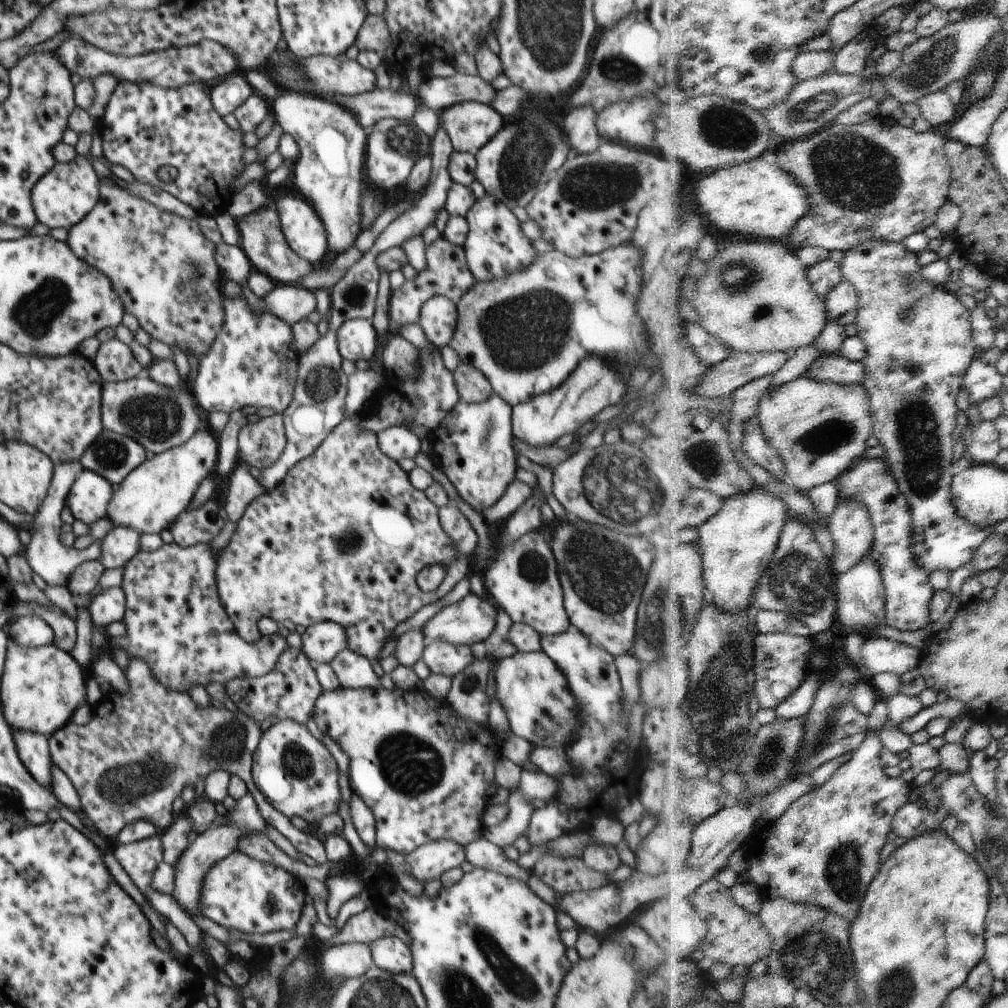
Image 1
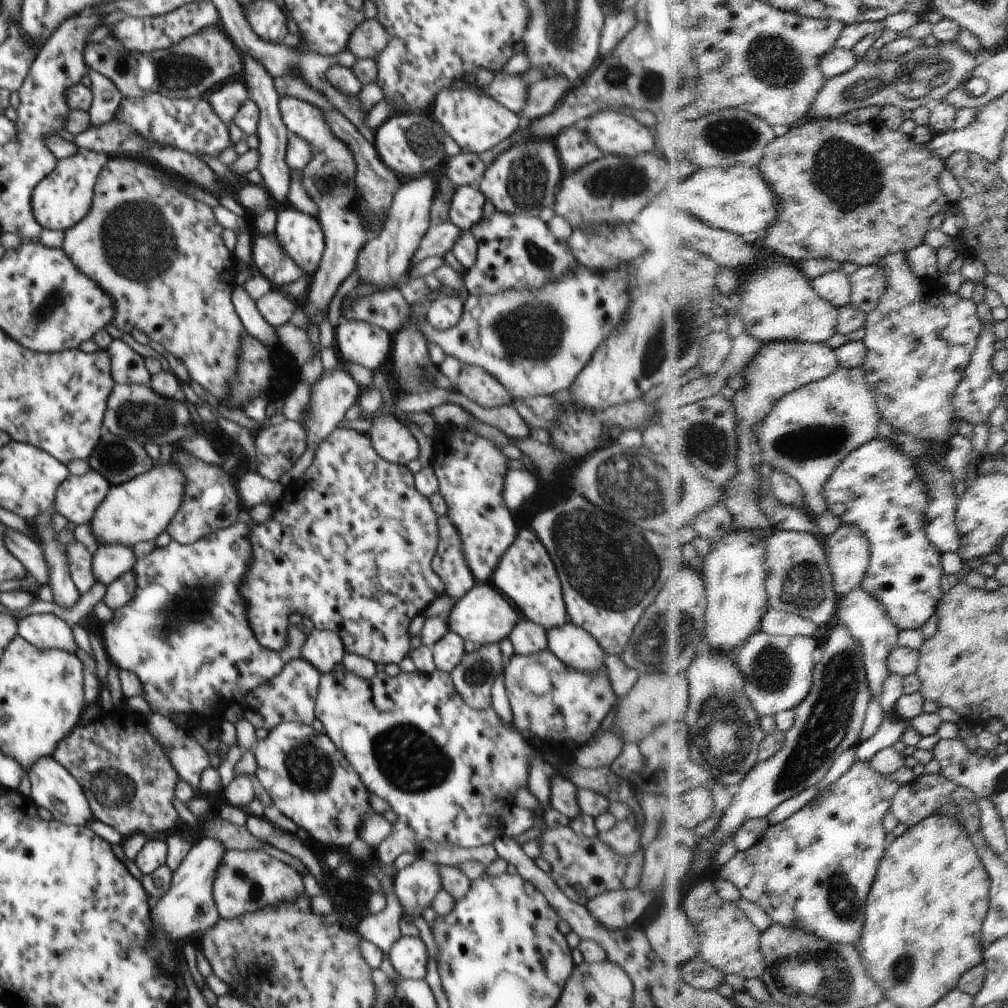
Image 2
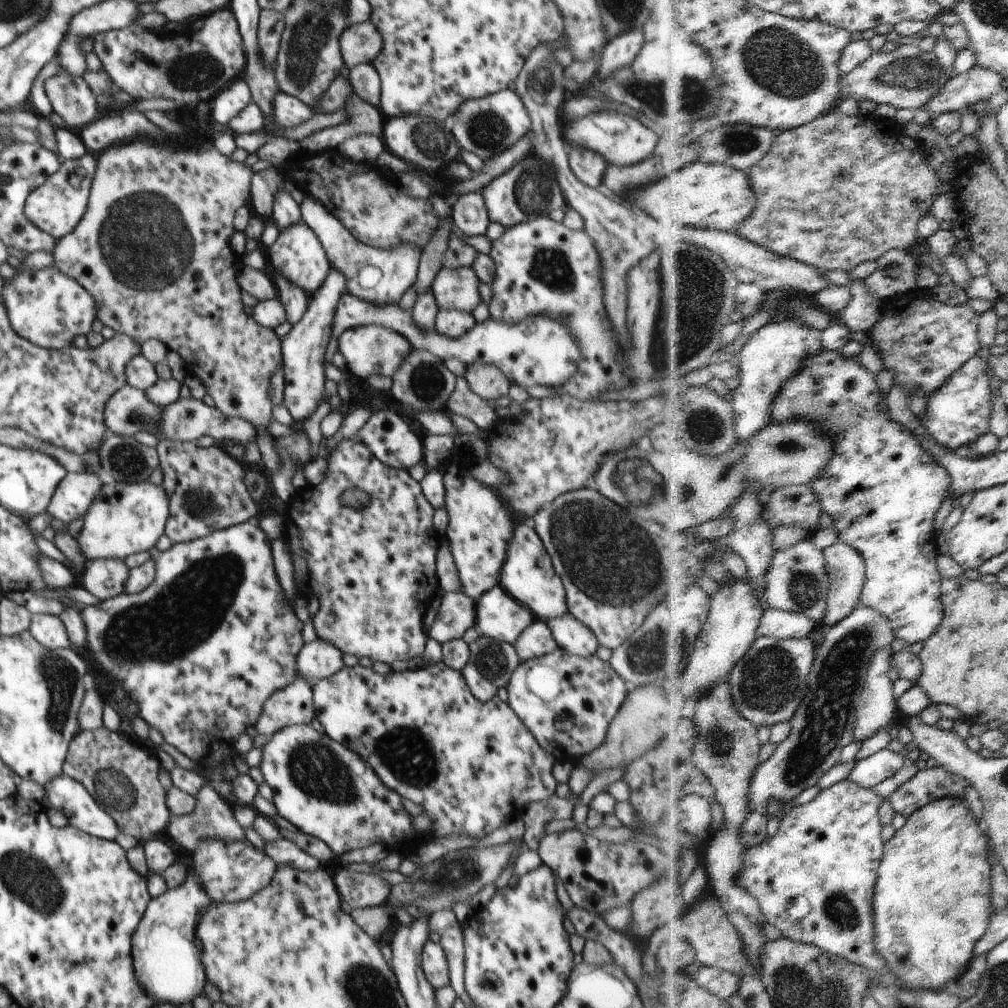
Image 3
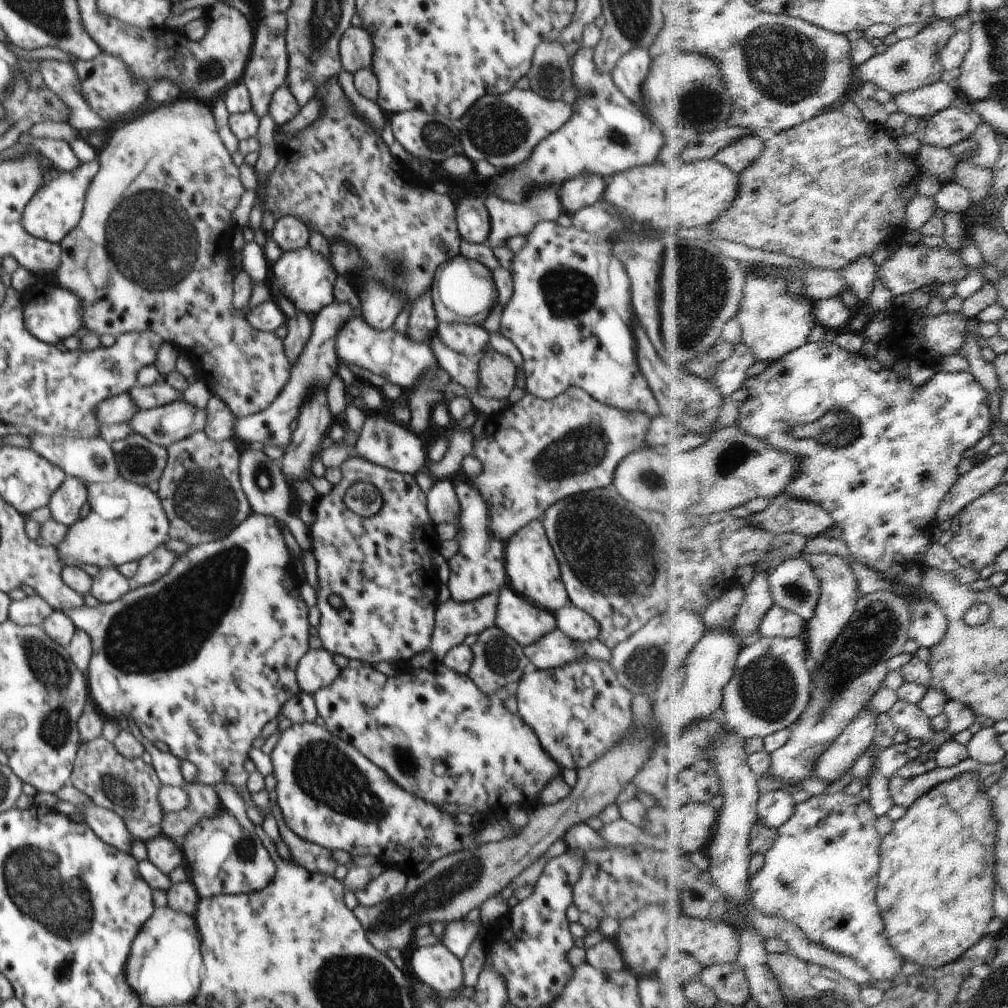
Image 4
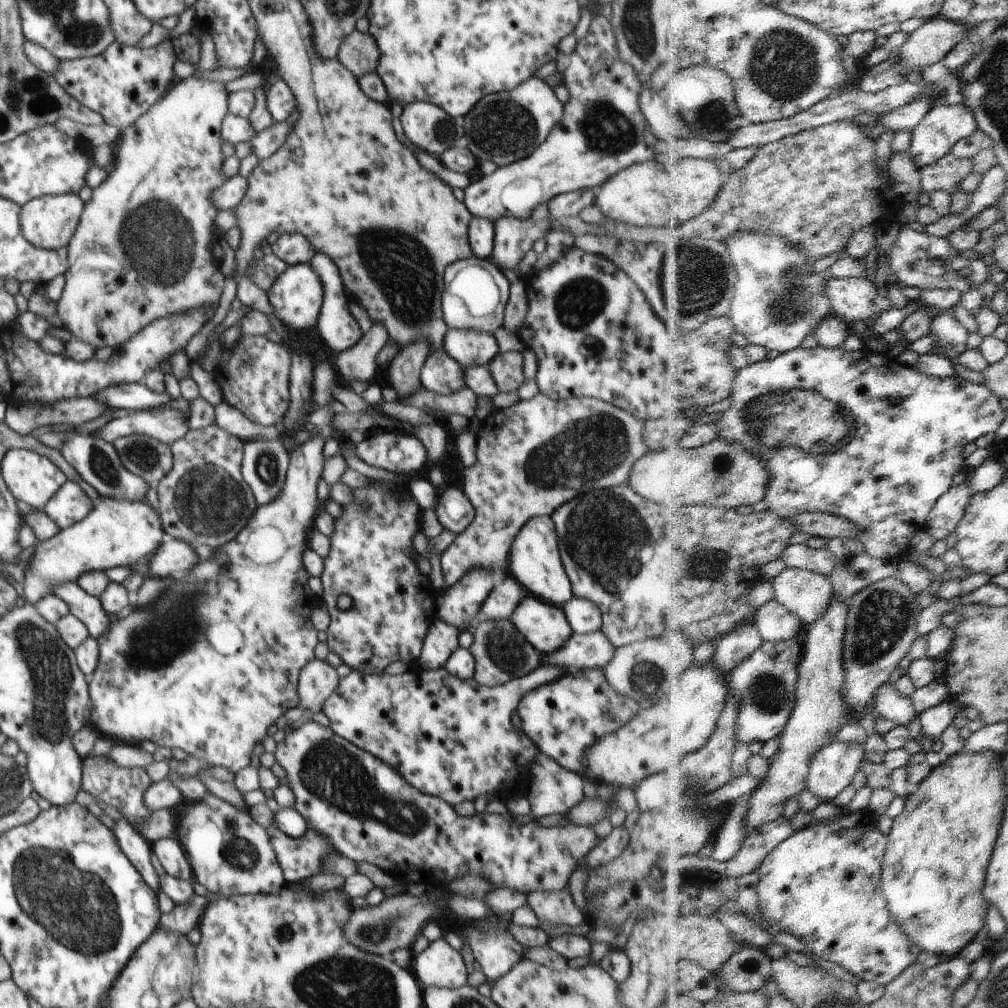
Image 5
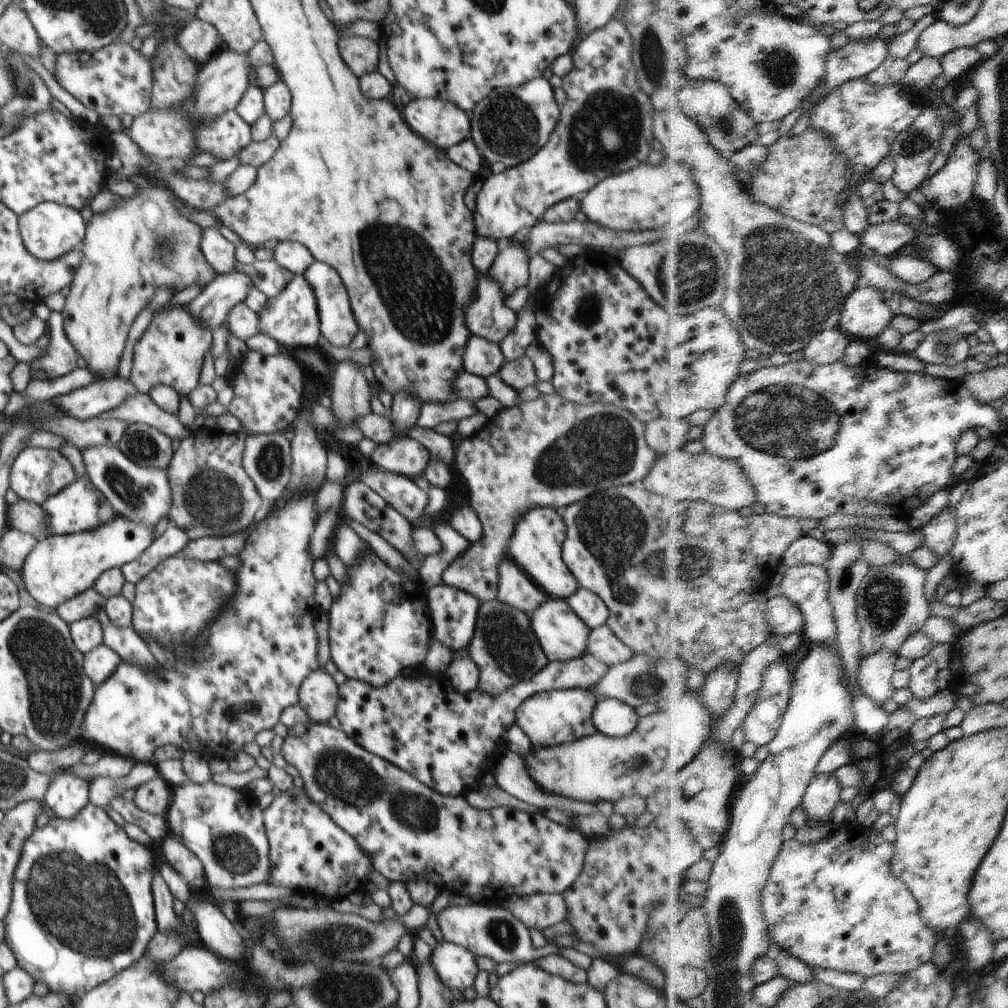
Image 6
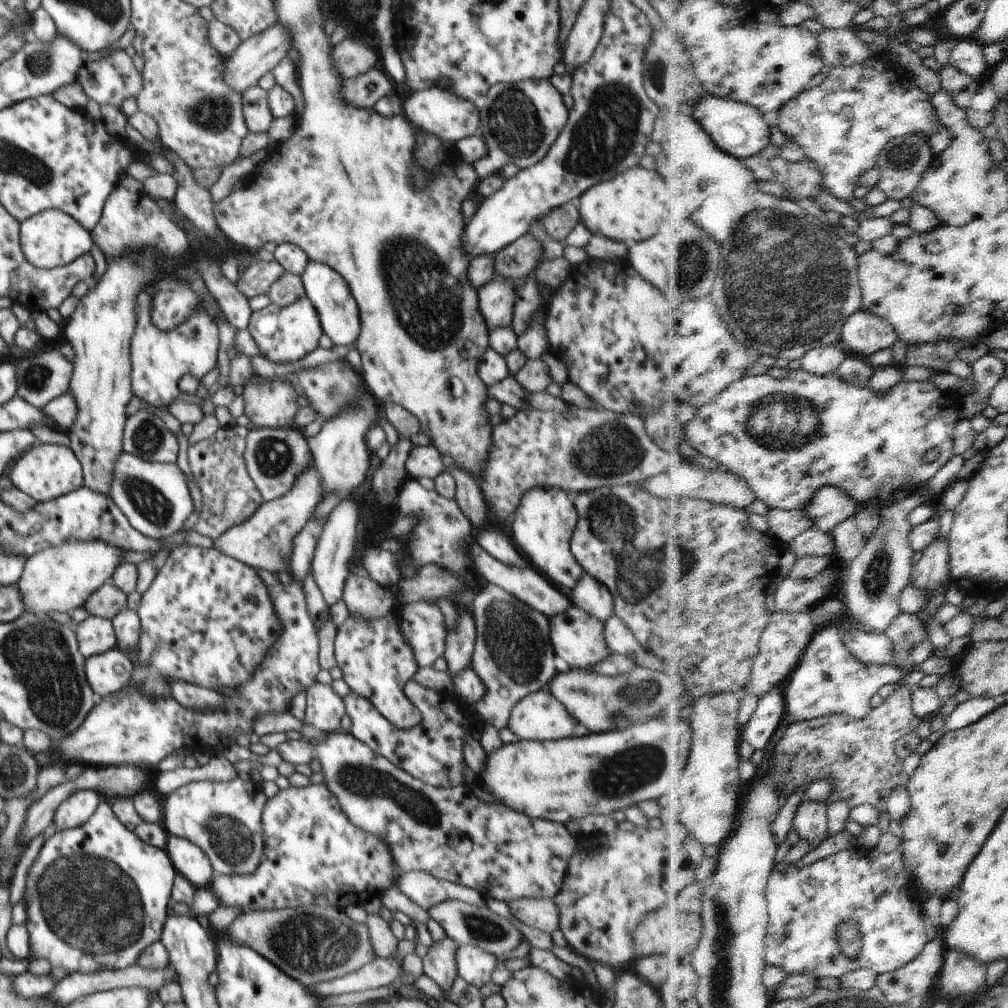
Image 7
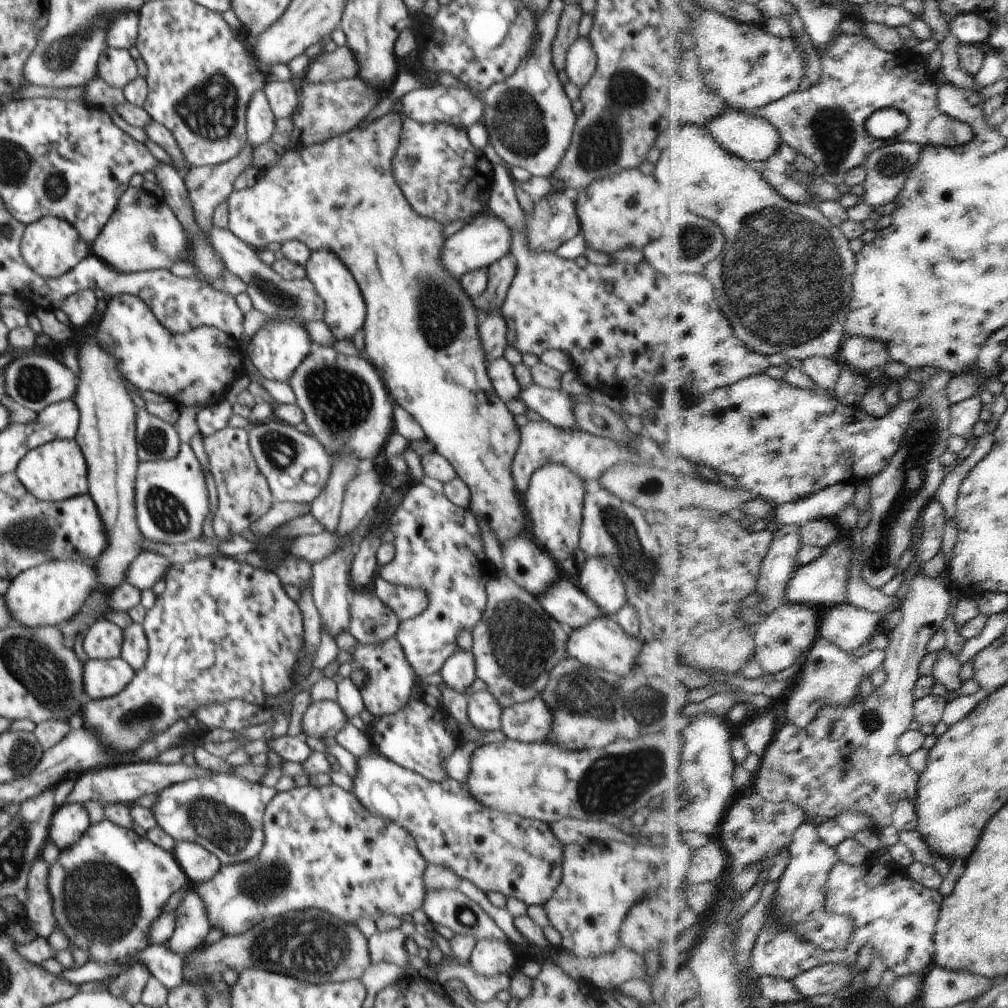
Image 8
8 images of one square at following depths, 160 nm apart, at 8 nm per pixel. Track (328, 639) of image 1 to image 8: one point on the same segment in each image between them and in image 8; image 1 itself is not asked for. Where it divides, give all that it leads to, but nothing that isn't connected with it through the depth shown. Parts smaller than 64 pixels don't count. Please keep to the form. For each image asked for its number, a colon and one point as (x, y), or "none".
2: (323, 649)
3: (318, 659)
4: (316, 669)
5: (317, 680)
6: (318, 694)
7: (324, 710)
8: (324, 719)

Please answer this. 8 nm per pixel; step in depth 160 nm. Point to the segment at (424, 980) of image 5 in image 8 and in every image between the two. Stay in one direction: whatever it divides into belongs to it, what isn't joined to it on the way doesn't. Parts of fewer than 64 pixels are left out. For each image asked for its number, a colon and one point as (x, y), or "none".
6: (456, 966)
7: (475, 965)
8: (490, 957)

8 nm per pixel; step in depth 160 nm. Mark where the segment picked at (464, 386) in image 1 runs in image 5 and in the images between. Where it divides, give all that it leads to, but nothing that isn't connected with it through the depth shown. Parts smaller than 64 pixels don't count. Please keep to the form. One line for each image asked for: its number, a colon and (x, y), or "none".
2: (475, 383)
3: (487, 381)
4: (497, 373)
5: (506, 369)

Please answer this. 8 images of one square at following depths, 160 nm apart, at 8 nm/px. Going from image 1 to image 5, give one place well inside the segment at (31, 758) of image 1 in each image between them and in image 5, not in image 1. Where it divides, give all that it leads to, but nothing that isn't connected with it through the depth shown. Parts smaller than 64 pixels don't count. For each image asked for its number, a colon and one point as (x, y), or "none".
2: (53, 788)
3: (68, 796)
4: (110, 827)
5: (138, 851)

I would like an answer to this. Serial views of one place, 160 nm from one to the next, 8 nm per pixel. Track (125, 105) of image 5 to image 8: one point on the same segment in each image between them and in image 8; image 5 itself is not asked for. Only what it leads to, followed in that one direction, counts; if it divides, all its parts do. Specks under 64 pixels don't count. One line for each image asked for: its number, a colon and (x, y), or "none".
6: (115, 80)
7: (109, 81)
8: (116, 66)

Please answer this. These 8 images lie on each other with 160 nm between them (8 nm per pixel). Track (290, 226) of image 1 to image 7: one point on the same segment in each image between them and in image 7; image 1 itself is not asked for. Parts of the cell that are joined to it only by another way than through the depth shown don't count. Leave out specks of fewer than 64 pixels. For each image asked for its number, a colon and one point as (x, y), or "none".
2: (301, 236)
3: (297, 254)
4: (306, 278)
5: (296, 296)
6: (291, 318)
7: (283, 334)

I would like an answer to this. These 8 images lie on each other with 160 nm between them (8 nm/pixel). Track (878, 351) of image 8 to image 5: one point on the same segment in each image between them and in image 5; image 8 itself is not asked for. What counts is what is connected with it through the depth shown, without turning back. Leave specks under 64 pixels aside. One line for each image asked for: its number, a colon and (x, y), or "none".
5: (856, 299)
6: (867, 315)
7: (866, 334)

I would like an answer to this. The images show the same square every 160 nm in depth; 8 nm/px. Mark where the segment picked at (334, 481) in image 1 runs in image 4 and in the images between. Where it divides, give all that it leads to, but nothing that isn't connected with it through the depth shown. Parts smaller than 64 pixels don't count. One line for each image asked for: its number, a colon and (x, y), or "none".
2: (353, 553)
3: (365, 544)
4: (371, 537)

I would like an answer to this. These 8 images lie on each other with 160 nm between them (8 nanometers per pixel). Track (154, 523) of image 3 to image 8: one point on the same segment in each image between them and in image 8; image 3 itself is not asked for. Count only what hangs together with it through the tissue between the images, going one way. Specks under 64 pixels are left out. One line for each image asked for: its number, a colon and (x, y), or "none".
4: (126, 522)
5: (118, 532)
6: (60, 567)
7: (60, 578)
8: (53, 592)

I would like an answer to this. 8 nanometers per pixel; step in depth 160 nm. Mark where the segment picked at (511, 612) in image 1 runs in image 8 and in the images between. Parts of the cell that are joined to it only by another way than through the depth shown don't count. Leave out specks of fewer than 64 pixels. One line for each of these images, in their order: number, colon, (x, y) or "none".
2: (526, 576)
3: (527, 574)
4: (532, 571)
5: (534, 560)
6: (535, 545)
7: (544, 522)
8: (554, 499)

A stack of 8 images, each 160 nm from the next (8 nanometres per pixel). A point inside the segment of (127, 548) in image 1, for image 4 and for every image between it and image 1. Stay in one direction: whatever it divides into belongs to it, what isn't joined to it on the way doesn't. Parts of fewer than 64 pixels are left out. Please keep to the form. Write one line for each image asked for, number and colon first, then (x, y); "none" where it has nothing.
2: (110, 562)
3: (105, 578)
4: (109, 585)

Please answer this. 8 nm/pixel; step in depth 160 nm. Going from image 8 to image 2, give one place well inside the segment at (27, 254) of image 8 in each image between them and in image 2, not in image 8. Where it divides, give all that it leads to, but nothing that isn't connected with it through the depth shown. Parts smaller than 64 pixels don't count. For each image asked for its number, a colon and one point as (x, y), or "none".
2: (59, 201)
3: (56, 206)
4: (55, 209)
5: (48, 222)
6: (50, 230)
7: (50, 239)

